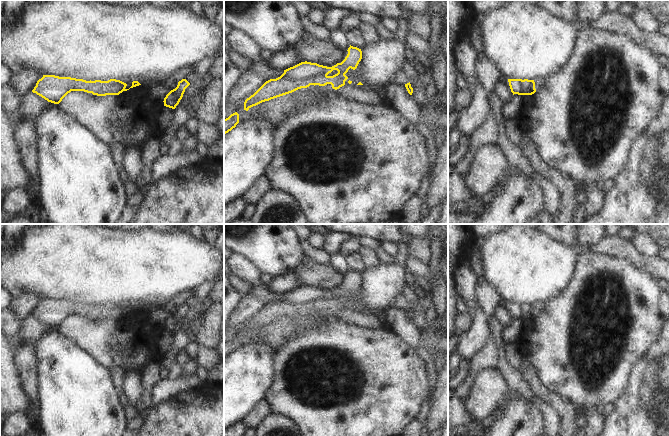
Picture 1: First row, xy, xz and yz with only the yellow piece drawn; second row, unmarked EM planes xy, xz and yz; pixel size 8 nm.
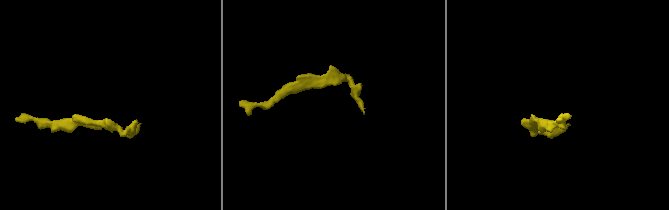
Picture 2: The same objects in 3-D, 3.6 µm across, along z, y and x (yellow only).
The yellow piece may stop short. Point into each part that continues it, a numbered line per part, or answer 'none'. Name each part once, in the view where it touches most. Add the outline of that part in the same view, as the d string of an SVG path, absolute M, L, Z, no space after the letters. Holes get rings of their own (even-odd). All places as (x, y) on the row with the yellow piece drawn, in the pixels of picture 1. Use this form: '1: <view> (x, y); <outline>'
1: xy (128, 81); M123 78L120 81L127 84L125 89L129 89L132 86L133 81L138 81L141 85L145 85L145 79L144 78L133 78L133 79Z

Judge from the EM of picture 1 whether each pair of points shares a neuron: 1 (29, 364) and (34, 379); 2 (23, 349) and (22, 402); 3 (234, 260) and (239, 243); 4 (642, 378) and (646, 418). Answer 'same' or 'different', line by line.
1: same
2: different
3: different
4: same

